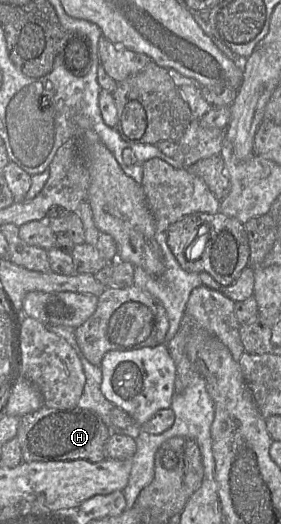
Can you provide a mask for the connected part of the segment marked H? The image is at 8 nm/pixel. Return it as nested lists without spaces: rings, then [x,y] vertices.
[[[42,407],[20,418],[17,438],[21,446],[22,461],[87,460],[97,463],[105,460],[105,446],[111,431],[101,417],[88,409]]]

